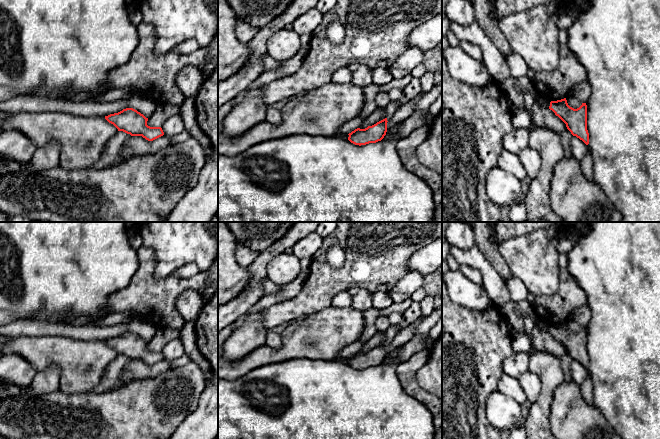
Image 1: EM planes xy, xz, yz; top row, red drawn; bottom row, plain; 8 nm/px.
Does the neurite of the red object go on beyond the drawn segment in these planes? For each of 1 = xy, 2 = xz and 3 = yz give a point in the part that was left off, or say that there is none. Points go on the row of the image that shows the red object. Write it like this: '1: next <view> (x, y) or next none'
1: next none
2: next xz (392, 107)
3: next none

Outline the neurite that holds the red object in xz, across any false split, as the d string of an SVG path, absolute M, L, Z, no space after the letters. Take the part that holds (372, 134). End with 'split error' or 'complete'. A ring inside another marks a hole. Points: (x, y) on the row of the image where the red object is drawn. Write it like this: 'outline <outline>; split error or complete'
outline M390 101L389 104L385 107L385 119L377 122L372 126L368 126L365 129L355 129L354 131L348 134L348 140L351 143L359 146L381 141L387 132L387 122L390 121L390 119L399 107L400 106L397 104L396 101Z; split error

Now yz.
outline M566 98L551 101L549 109L552 110L565 124L573 136L589 144L589 133L587 130L587 105L582 105L574 109L567 103Z; complete

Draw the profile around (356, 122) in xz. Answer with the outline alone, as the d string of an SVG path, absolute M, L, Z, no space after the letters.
M357 116L352 120L348 121L347 123L343 124L338 129L337 135L344 137L345 135L351 133L355 129L360 128L363 122L363 119L360 116Z

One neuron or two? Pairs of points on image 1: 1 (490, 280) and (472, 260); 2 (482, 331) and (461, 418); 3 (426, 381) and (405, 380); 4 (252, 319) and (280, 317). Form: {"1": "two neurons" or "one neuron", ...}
{"1": "one neuron", "2": "one neuron", "3": "two neurons", "4": "two neurons"}

